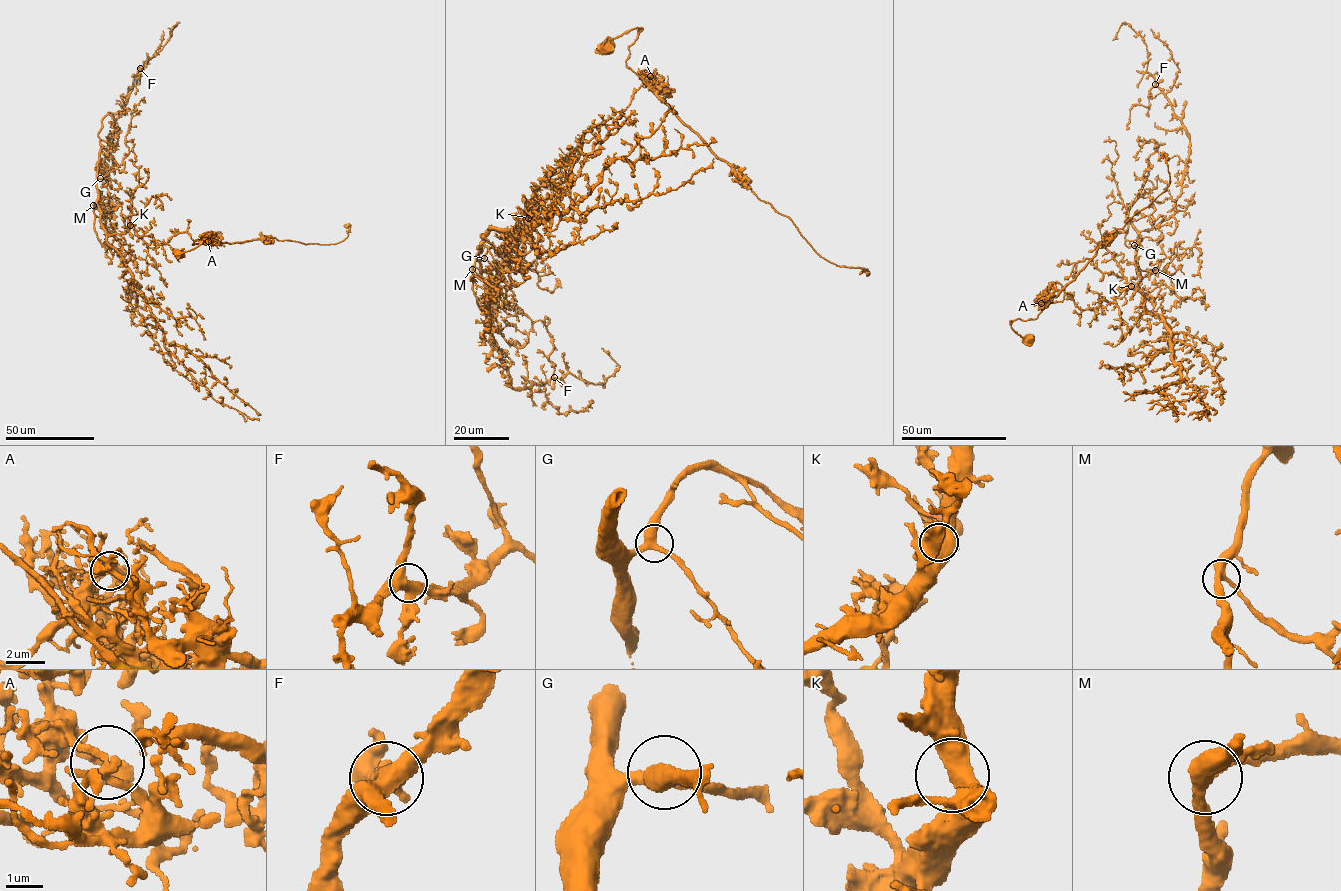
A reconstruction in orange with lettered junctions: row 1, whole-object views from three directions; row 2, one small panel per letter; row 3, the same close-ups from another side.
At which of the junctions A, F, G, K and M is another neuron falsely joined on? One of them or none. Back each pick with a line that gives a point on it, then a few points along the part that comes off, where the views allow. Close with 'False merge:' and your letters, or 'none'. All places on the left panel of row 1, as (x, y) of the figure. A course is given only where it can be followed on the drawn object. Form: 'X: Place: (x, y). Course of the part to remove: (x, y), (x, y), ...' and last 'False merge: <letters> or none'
A: Place: (208, 241). Course of the part to remove: (208, 241), (211, 244), (242, 243), (274, 237), (306, 244), (336, 244), (347, 235), (350, 226), (344, 226)
False merge: A

